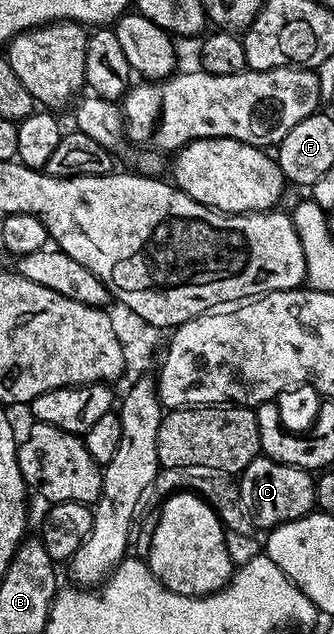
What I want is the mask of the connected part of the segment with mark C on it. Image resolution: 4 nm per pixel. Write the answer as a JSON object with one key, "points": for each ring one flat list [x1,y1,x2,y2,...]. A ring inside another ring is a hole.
{"points":[[261,454,239,473,238,483,242,503,260,530,271,530,279,524,294,522,294,518,302,518,316,508,316,482,307,468,279,464]]}

